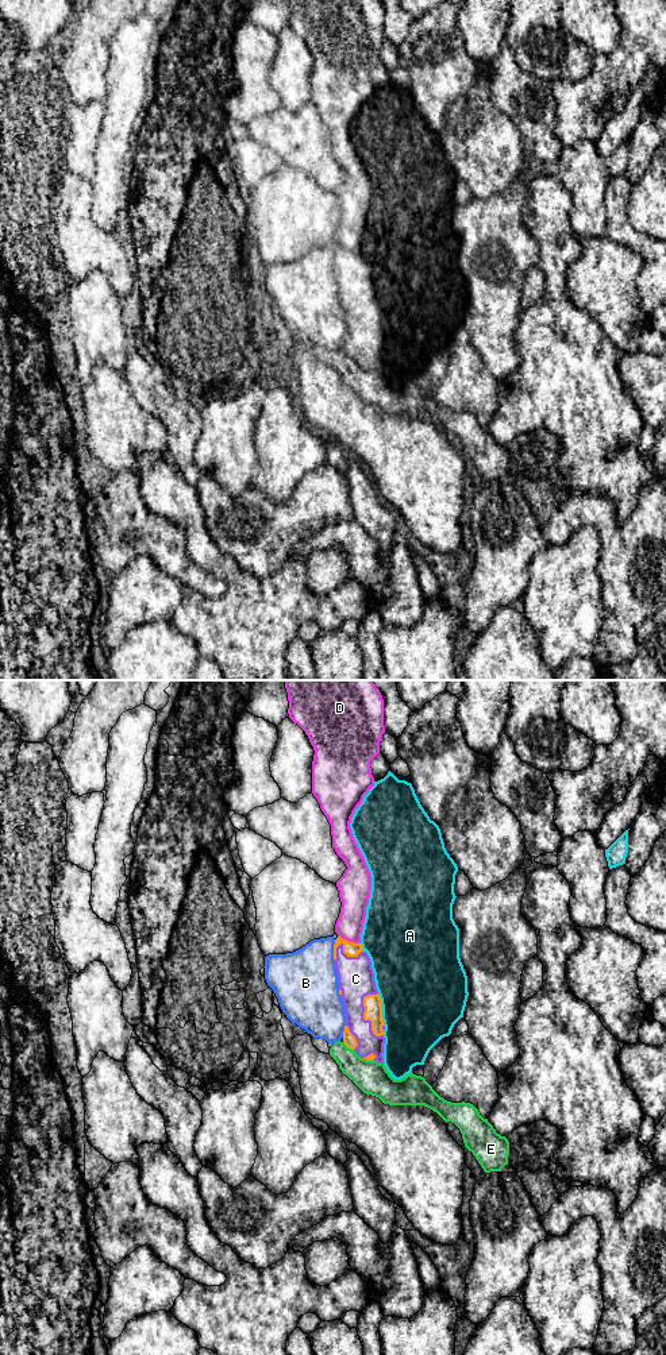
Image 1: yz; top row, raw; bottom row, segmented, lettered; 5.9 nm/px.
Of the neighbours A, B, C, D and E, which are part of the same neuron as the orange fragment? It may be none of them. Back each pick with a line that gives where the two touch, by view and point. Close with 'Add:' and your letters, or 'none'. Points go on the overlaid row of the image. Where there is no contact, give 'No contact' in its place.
C: Touches orange at yz (365, 1019)
Add: C

